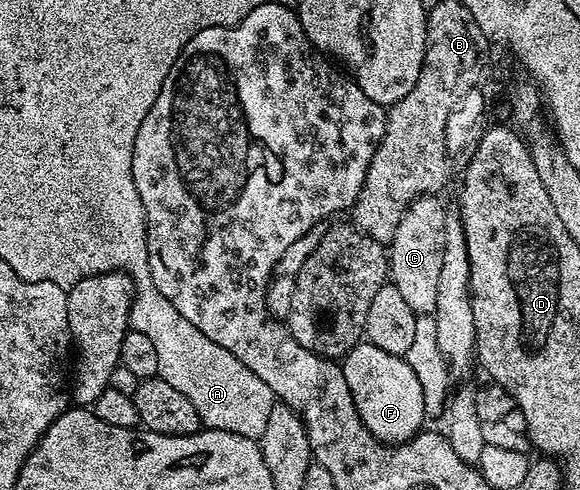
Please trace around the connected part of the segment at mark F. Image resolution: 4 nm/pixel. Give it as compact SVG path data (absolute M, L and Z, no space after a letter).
M360 342L343 357L341 367L358 417L377 440L400 444L410 441L423 429L427 415L422 386L401 355Z

